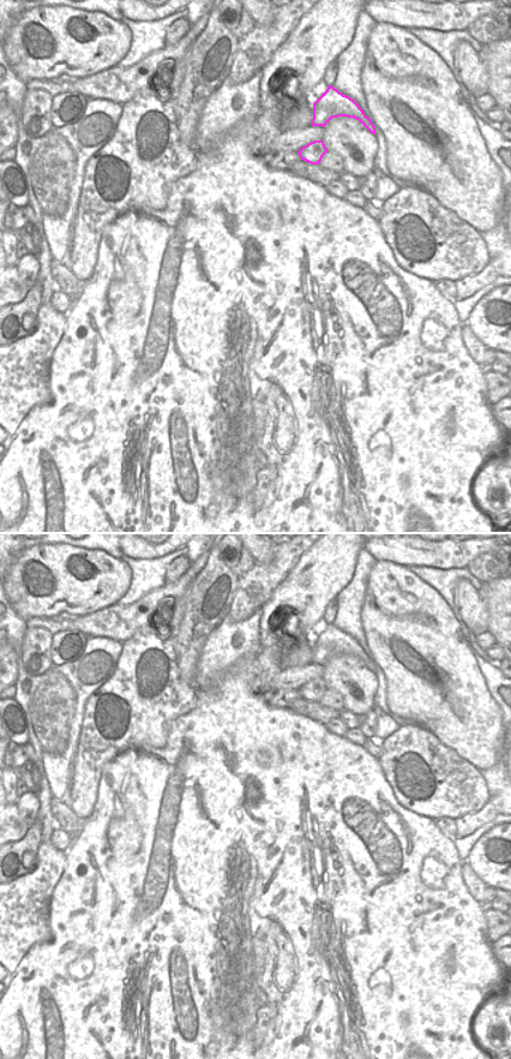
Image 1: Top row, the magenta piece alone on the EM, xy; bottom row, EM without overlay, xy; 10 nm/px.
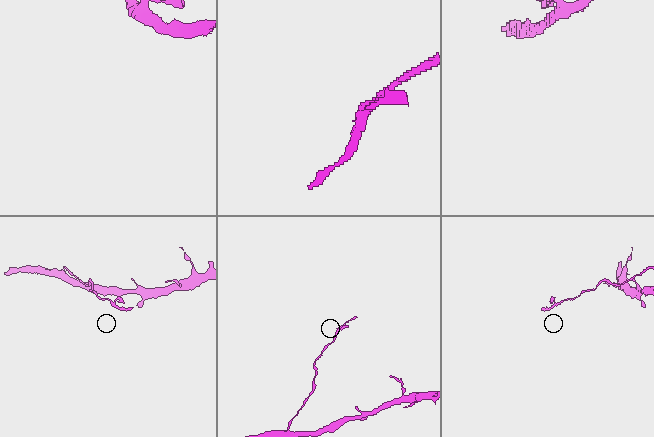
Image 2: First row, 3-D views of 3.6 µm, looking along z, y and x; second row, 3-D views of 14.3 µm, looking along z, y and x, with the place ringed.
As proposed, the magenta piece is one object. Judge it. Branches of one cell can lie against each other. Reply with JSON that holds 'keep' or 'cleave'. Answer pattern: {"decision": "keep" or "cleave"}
{"decision": "keep"}

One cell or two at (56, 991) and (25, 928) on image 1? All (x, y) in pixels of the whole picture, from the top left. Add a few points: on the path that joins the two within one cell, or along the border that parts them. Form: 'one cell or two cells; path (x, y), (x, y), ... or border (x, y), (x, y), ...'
two cells; border (49, 921), (49, 933), (37, 941), (16, 967)

